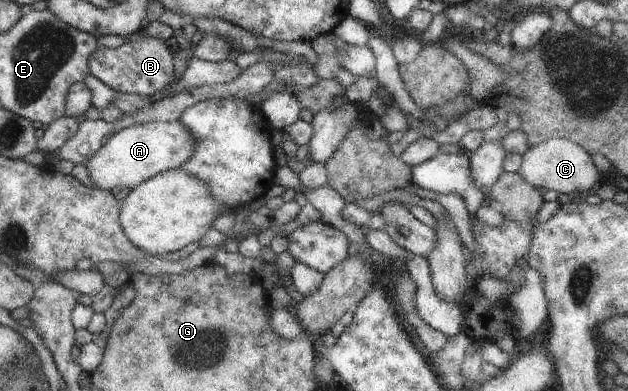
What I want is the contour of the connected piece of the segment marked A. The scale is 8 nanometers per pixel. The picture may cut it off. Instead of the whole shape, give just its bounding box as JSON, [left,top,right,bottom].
[83,120,196,191]

